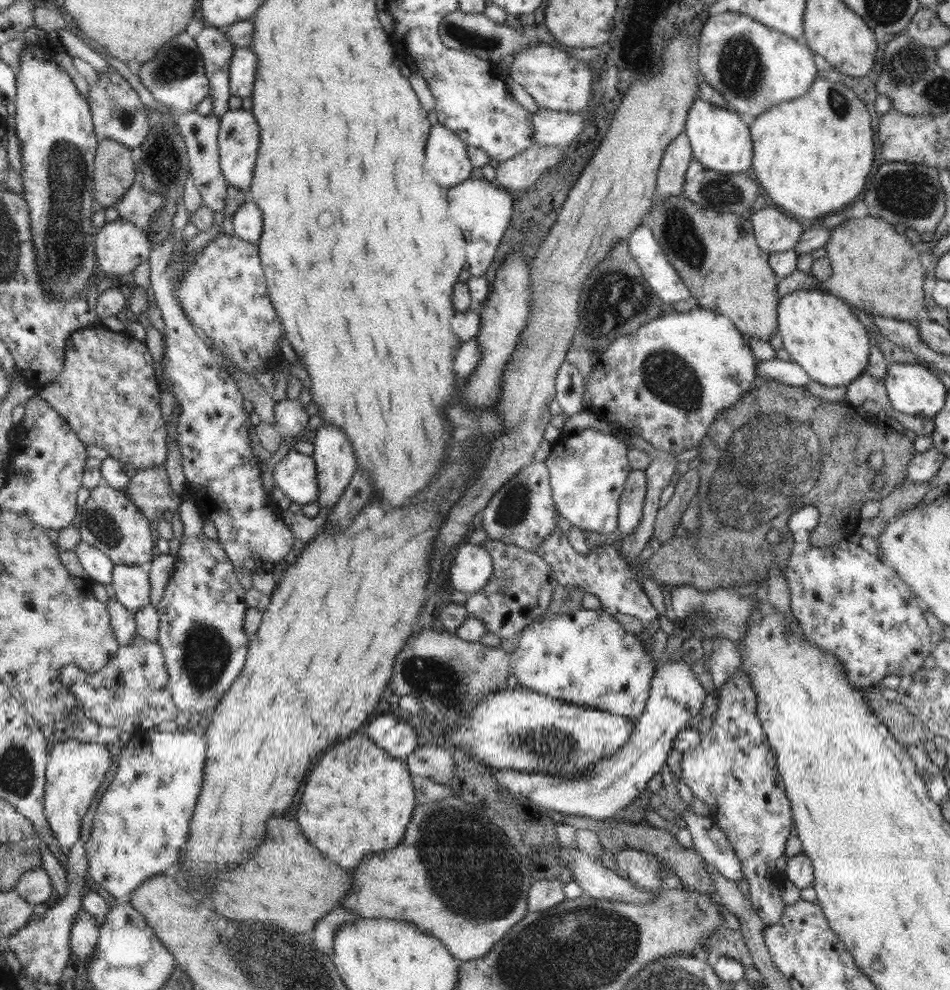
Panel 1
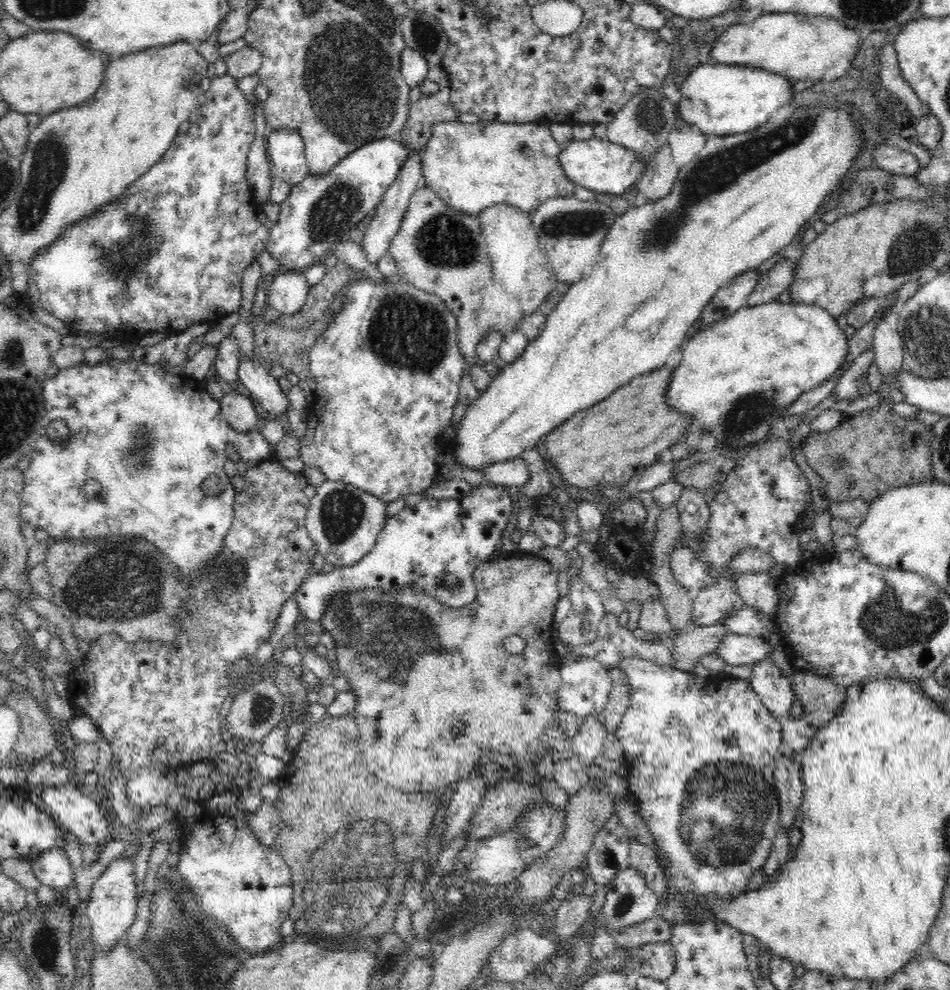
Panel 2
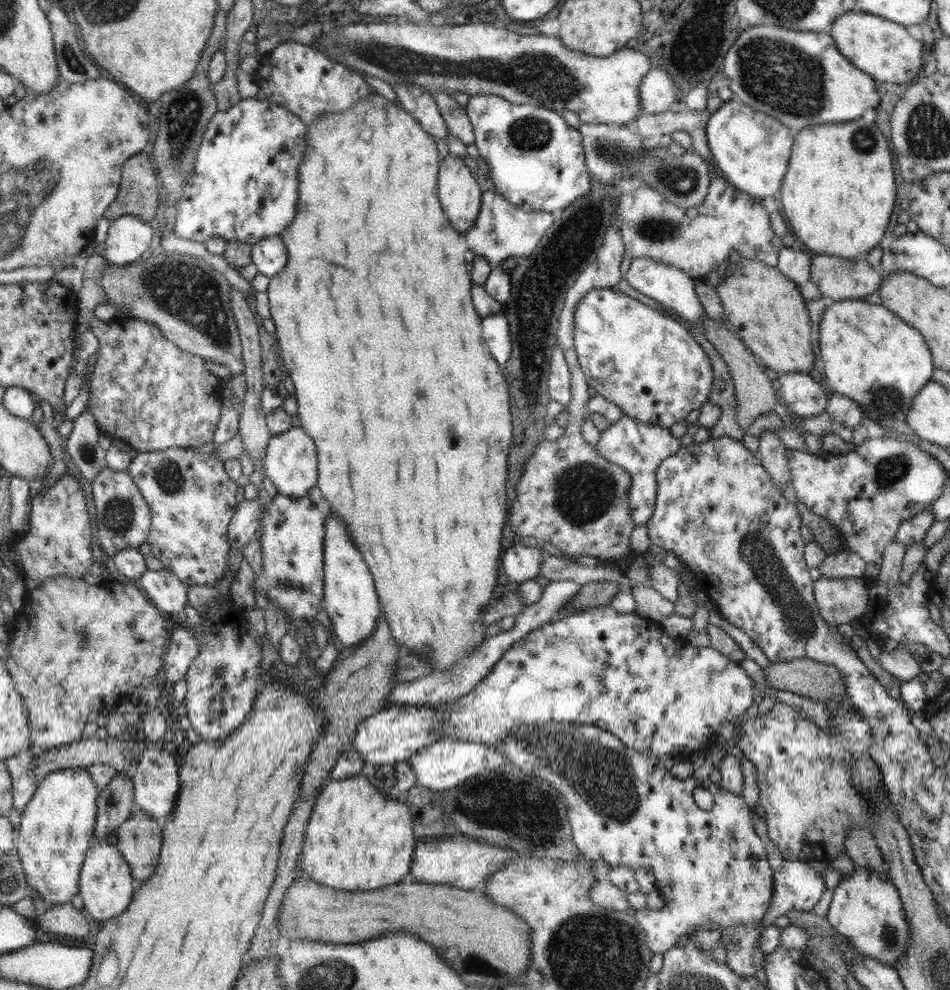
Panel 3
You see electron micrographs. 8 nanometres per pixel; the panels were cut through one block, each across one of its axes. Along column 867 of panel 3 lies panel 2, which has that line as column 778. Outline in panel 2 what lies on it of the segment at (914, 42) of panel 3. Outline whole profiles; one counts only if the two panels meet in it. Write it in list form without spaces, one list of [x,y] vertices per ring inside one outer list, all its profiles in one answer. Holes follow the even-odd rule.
[[[764,13],[747,24],[730,26],[714,41],[710,55],[716,64],[752,66],[784,75],[790,80],[810,82],[818,79],[827,84],[852,68],[852,60],[862,47],[860,33],[863,34],[828,16]]]

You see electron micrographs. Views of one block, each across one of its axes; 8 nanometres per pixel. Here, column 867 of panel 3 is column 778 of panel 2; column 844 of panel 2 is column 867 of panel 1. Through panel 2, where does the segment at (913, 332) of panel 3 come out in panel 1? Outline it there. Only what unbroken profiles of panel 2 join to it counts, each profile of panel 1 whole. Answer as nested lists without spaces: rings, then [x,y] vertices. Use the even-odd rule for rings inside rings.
[[[806,289],[791,292],[778,302],[778,331],[784,350],[808,377],[827,387],[850,385],[866,371],[871,342],[849,304],[830,292]]]

